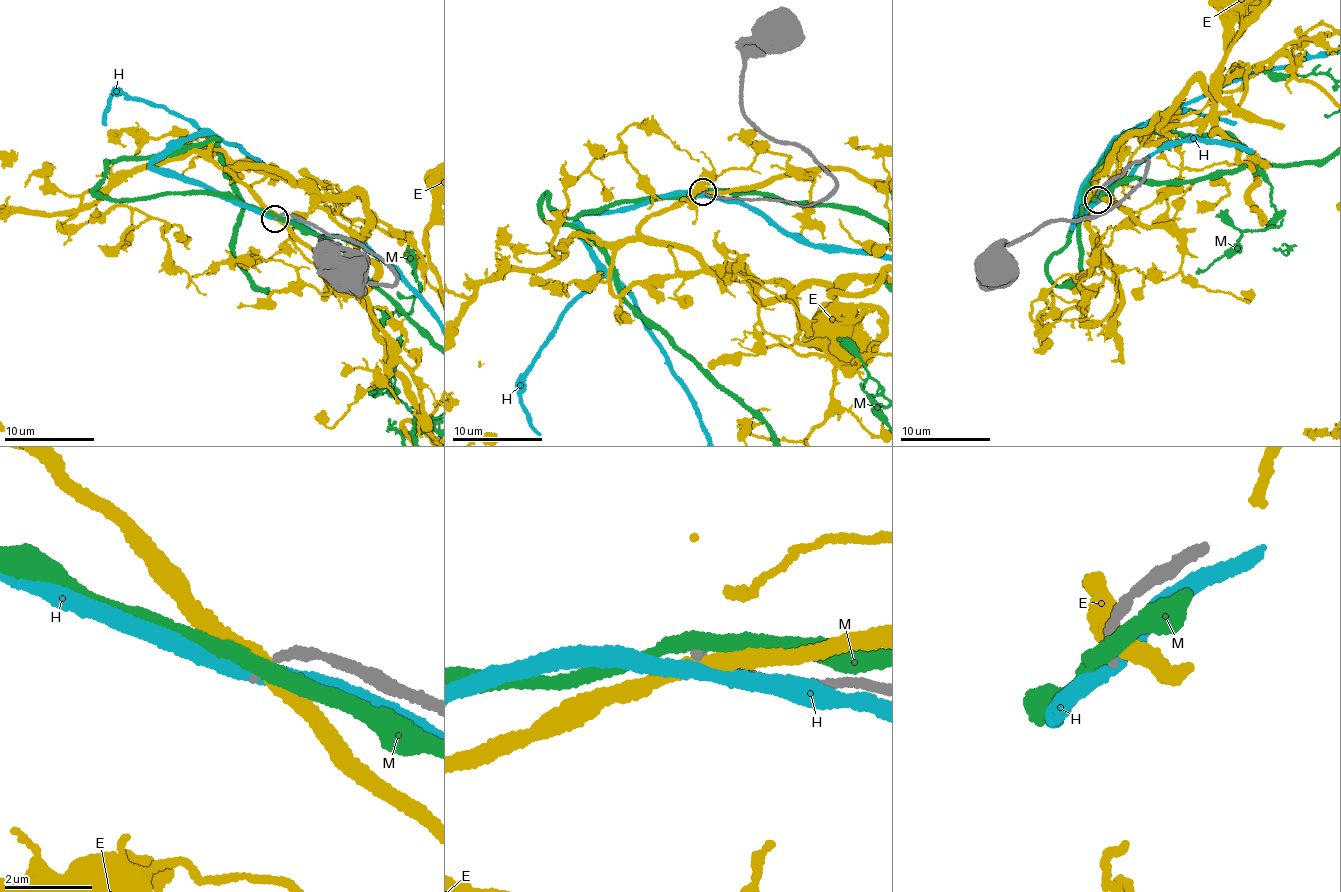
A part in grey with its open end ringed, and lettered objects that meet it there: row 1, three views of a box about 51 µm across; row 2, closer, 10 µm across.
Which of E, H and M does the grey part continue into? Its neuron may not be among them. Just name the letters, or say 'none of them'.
none of them

